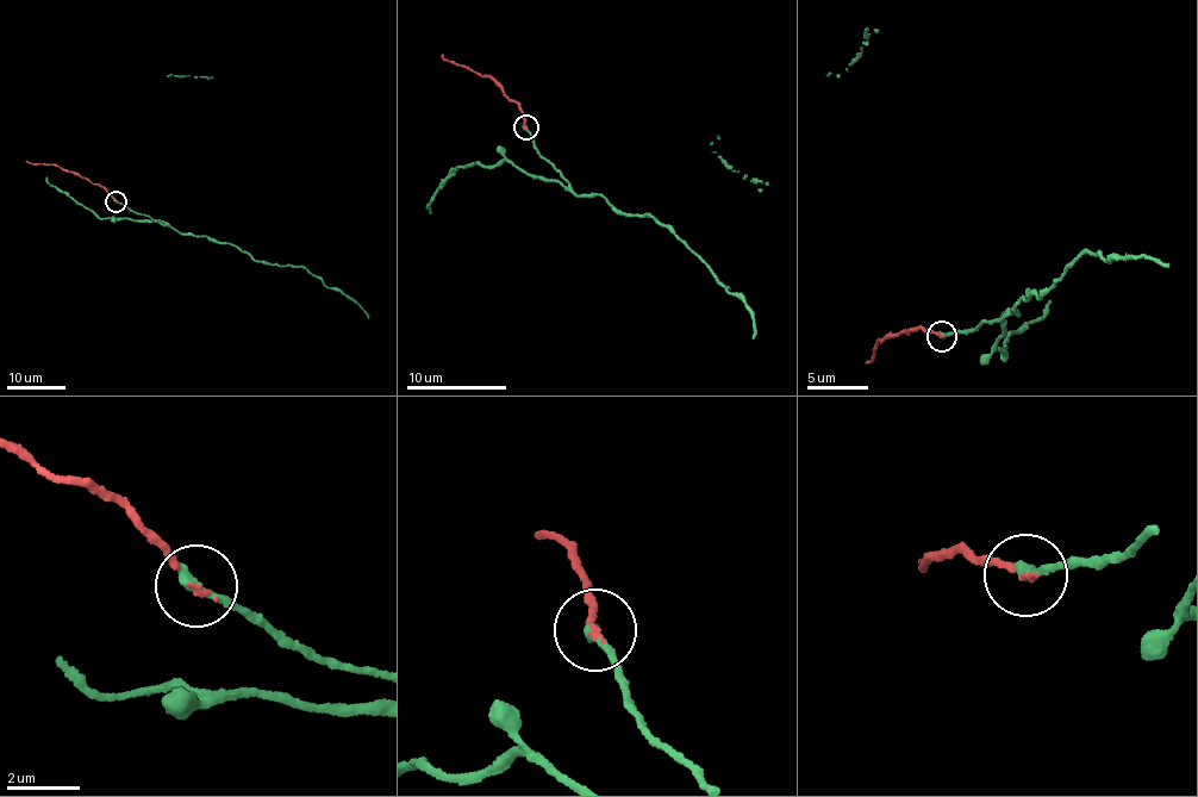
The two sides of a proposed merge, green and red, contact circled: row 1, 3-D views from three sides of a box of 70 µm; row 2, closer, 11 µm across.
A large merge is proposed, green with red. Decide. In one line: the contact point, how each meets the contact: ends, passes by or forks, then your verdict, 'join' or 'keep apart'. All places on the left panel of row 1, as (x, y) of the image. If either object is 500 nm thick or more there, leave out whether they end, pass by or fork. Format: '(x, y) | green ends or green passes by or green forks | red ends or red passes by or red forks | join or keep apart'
(116, 201) | green ends | red ends | join

